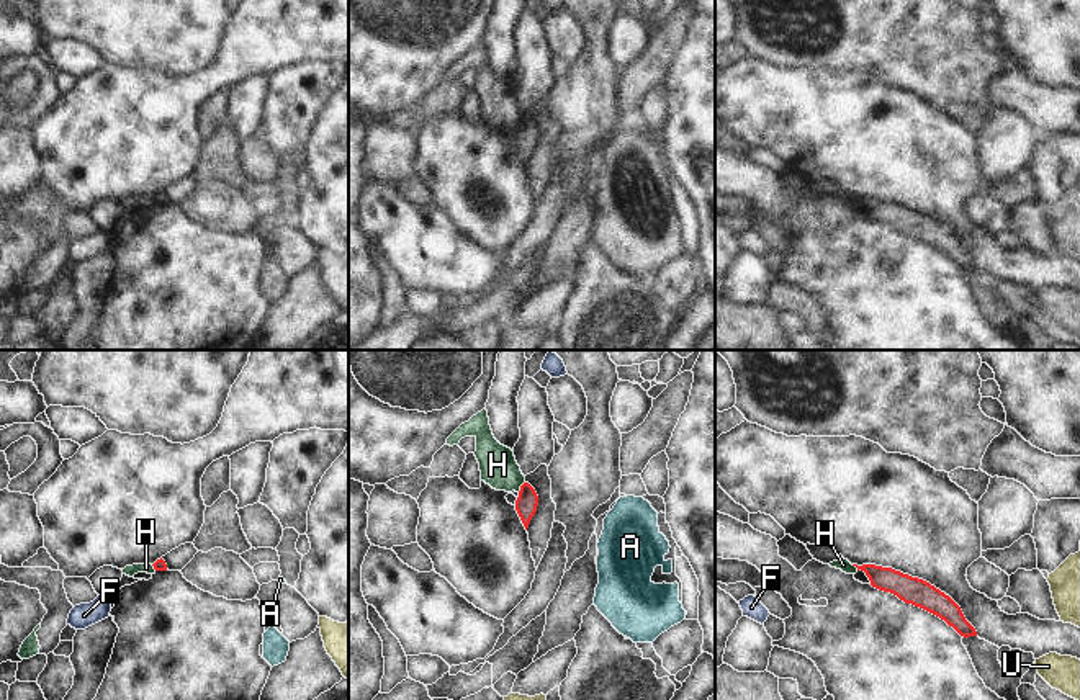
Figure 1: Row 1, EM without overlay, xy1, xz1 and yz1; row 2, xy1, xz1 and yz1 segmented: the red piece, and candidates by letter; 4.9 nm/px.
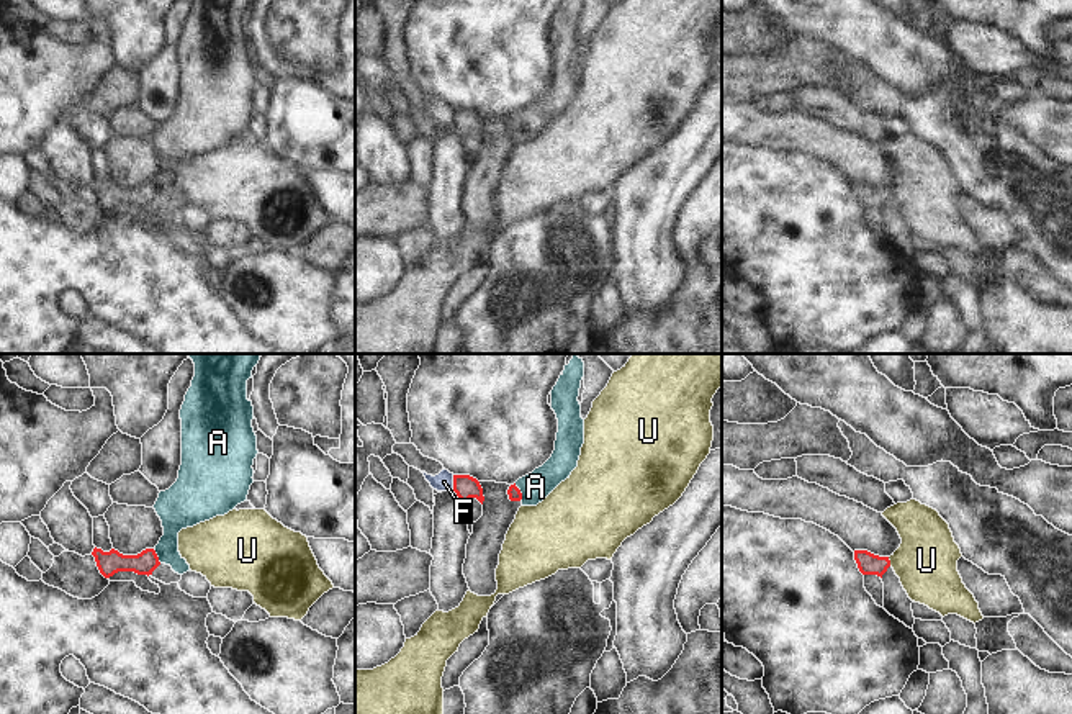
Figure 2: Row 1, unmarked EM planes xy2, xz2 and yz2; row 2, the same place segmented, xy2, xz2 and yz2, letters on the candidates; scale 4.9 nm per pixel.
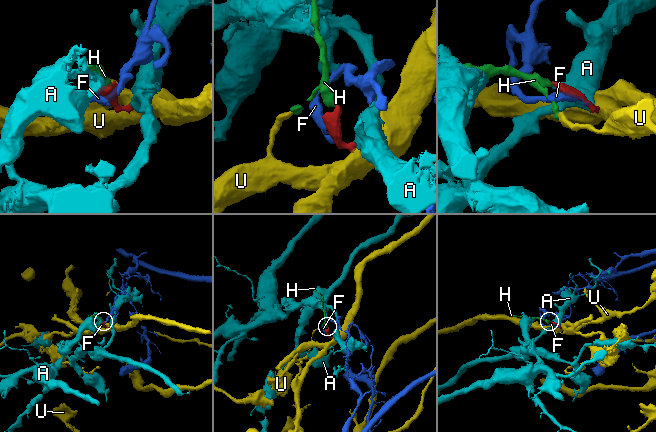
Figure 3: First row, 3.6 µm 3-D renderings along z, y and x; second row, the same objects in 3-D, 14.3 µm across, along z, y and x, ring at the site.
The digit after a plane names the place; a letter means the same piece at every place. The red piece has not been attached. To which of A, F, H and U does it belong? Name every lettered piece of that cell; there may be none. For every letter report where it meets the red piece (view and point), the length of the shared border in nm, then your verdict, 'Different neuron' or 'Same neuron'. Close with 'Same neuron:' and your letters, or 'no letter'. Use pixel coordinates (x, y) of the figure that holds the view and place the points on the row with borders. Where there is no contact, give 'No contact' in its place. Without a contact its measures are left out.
A: Touches red at xz2 (519, 492). Shared border 90 nm. Same neuron
F: Touches red at xz2 (454, 482). Shared border 60 nm. Different neuron
H: Touches red at xz1 (521, 486). Shared border 70 nm. Different neuron
U: Touches red at yz2 (889, 562). Shared border 50 nm. Different neuron
Same neuron: A.

